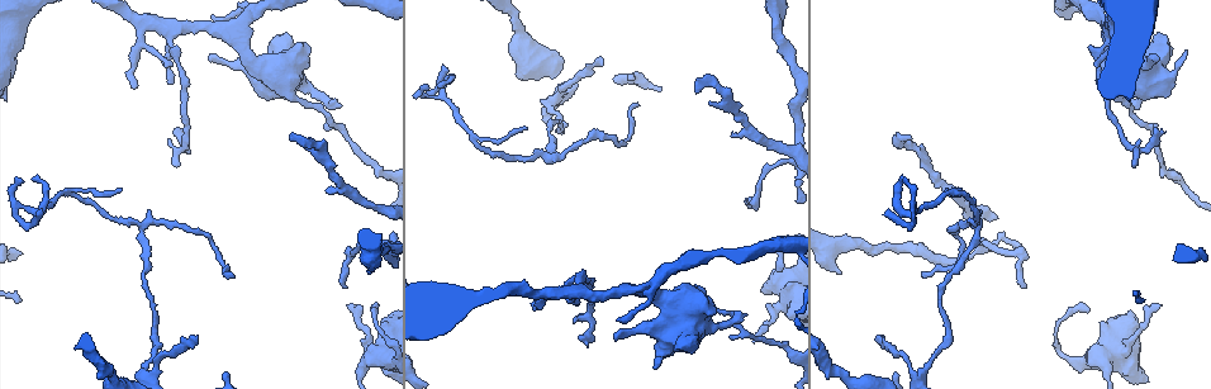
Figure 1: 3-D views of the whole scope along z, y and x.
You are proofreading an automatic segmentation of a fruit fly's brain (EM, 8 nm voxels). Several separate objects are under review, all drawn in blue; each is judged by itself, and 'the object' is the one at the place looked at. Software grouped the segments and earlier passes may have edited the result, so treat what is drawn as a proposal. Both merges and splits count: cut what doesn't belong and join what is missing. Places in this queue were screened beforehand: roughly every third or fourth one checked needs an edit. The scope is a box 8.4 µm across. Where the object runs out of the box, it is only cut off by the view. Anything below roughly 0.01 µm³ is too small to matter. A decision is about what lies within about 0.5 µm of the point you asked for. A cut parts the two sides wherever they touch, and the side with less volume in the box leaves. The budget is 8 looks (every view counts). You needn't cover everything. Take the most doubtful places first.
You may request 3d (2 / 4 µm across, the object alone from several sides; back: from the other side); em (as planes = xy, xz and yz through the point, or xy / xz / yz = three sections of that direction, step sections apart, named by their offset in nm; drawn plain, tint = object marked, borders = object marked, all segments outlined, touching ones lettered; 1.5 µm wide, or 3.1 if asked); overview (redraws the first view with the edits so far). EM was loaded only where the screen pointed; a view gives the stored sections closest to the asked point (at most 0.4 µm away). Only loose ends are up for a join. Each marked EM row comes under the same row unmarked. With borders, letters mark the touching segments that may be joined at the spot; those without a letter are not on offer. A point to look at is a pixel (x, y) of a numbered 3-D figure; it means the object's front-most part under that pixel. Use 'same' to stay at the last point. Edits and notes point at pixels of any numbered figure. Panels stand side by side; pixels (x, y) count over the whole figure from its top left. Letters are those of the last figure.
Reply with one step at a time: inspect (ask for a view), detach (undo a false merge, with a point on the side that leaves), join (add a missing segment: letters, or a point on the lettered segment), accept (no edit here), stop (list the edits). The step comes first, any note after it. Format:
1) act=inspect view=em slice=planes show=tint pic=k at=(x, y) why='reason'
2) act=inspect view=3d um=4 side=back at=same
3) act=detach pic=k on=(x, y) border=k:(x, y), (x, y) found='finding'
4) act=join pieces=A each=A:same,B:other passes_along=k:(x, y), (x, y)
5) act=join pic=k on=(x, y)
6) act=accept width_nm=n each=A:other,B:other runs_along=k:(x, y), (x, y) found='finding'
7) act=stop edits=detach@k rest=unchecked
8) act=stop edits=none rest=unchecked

act=inspect view=em slice=planes show=tint pic=1 at=(548, 155) why='sharp bend'

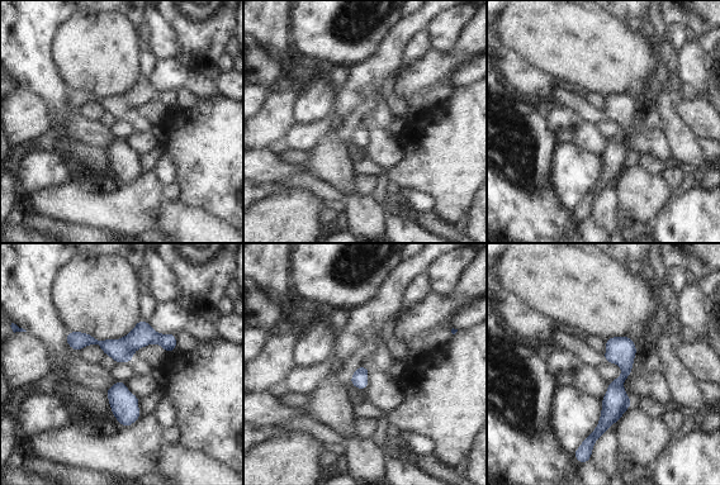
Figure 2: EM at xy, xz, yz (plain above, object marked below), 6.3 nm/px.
act=inspect view=em slice=planes show=borders at=same

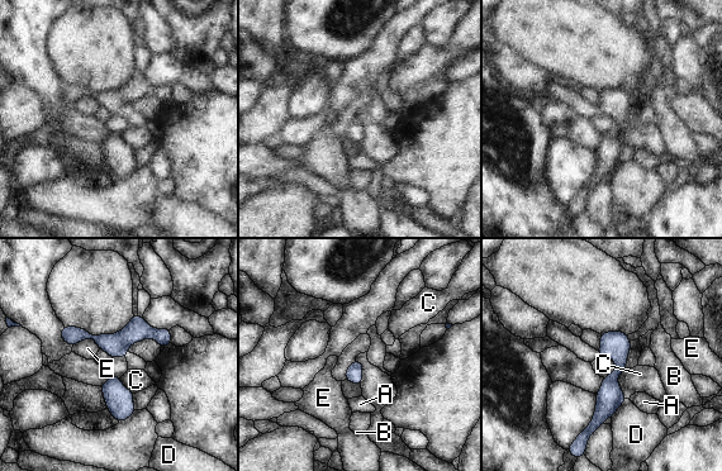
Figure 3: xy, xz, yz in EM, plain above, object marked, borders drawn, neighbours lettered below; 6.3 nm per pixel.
act=accept width_nm=110 each=A:other,B:other,C:other,D:other,E:other border=3:(72, 347), (93, 339), (99, 348) found='continuous, no second neuron'

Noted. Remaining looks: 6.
act=inspect view=em slice=planes show=borders pic=1 at=(637, 105) why='long arm stops here'

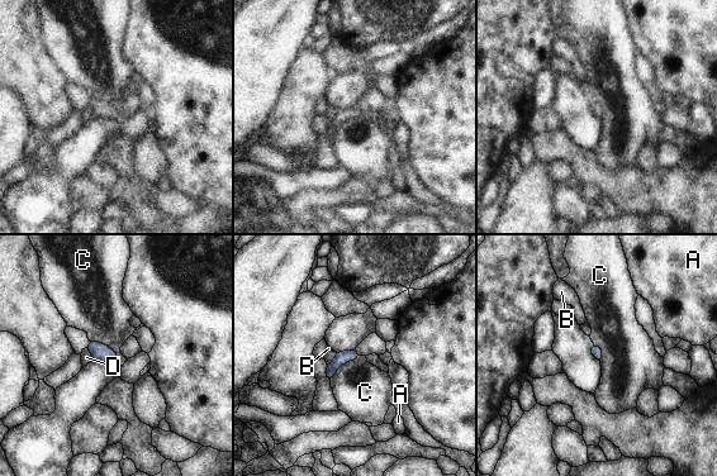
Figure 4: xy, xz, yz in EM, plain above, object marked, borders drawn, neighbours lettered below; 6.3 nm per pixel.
act=accept longest_contact=C:240nm each=A:other,B:other,C:other,D:other border=4:(89, 339), (110, 347), (118, 361) found='no lettered segment goes on from it'

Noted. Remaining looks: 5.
act=inspect view=em slice=xy step=4 show=tint pic=1 at=(443, 97) why='sharp bend'

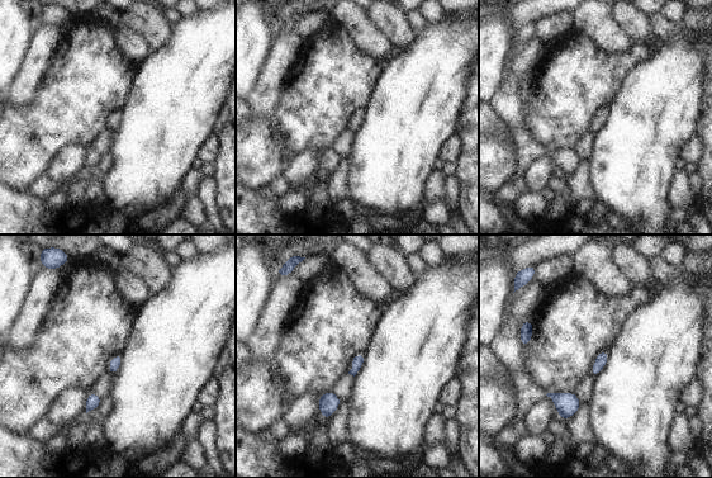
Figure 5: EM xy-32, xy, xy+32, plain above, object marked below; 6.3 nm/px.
act=inspect view=em slice=yz step=4 show=borders at=same why='cut it another way'

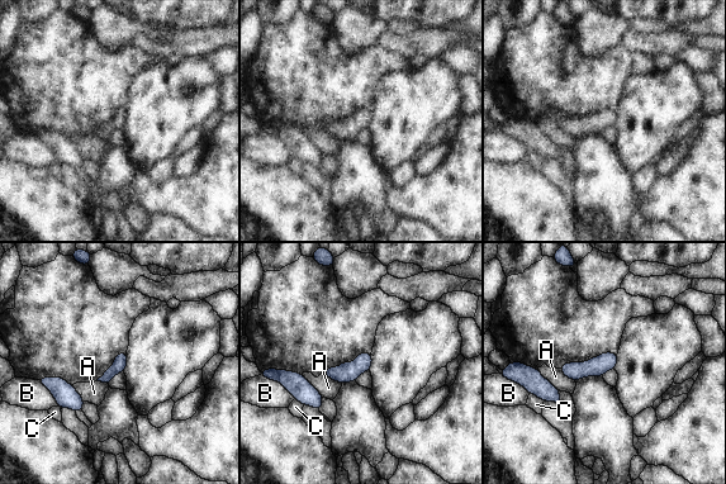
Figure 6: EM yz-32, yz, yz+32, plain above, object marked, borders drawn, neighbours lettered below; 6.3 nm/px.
act=accept longest_contact=B:220nm each=A:other,B:other,C:other border=6:(300, 374), (323, 397) found='all the same neuron'

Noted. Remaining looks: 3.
act=inspect view=3d um=4 pic=1 at=(370, 335) why='sudden change in width'

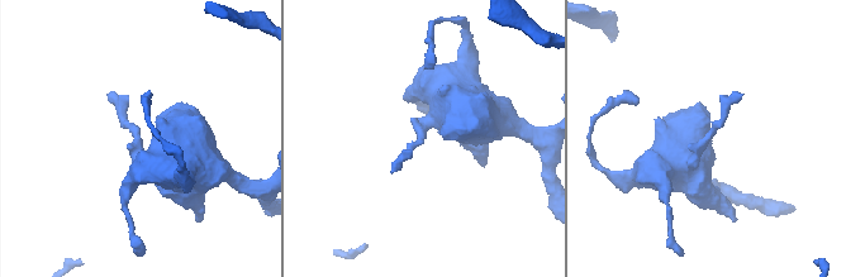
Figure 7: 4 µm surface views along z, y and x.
act=inspect view=em slice=planes show=tint pic=7 at=(704, 140)

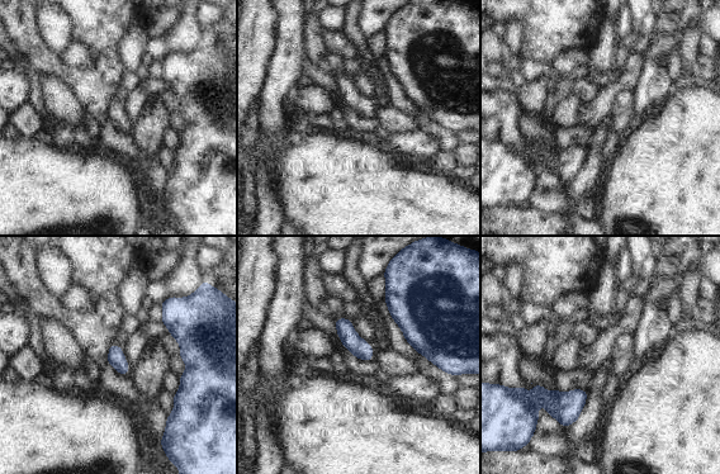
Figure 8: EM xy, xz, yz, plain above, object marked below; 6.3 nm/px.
act=inspect view=em slice=planes show=borders at=same

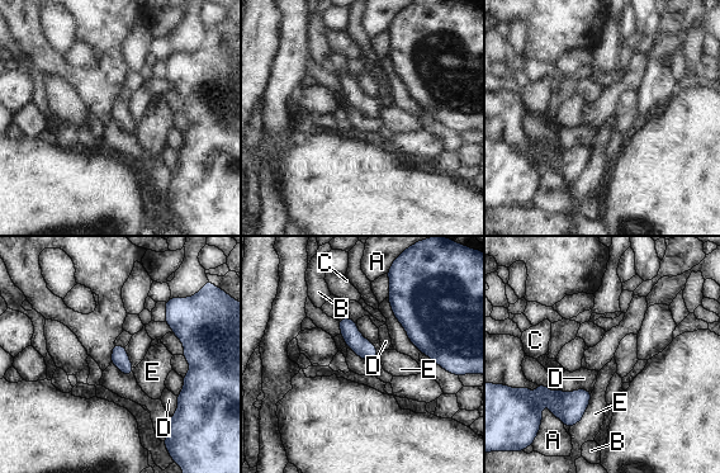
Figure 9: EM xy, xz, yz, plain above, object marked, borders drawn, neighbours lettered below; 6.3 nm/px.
act=accept longest_contact=E:280nm each=A:other,B:other,C:other,D:other,E:other border=9:(592, 392), (584, 415), (569, 429) found='one neuron here'

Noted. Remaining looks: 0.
act=stop edits=none rest=unchecked

